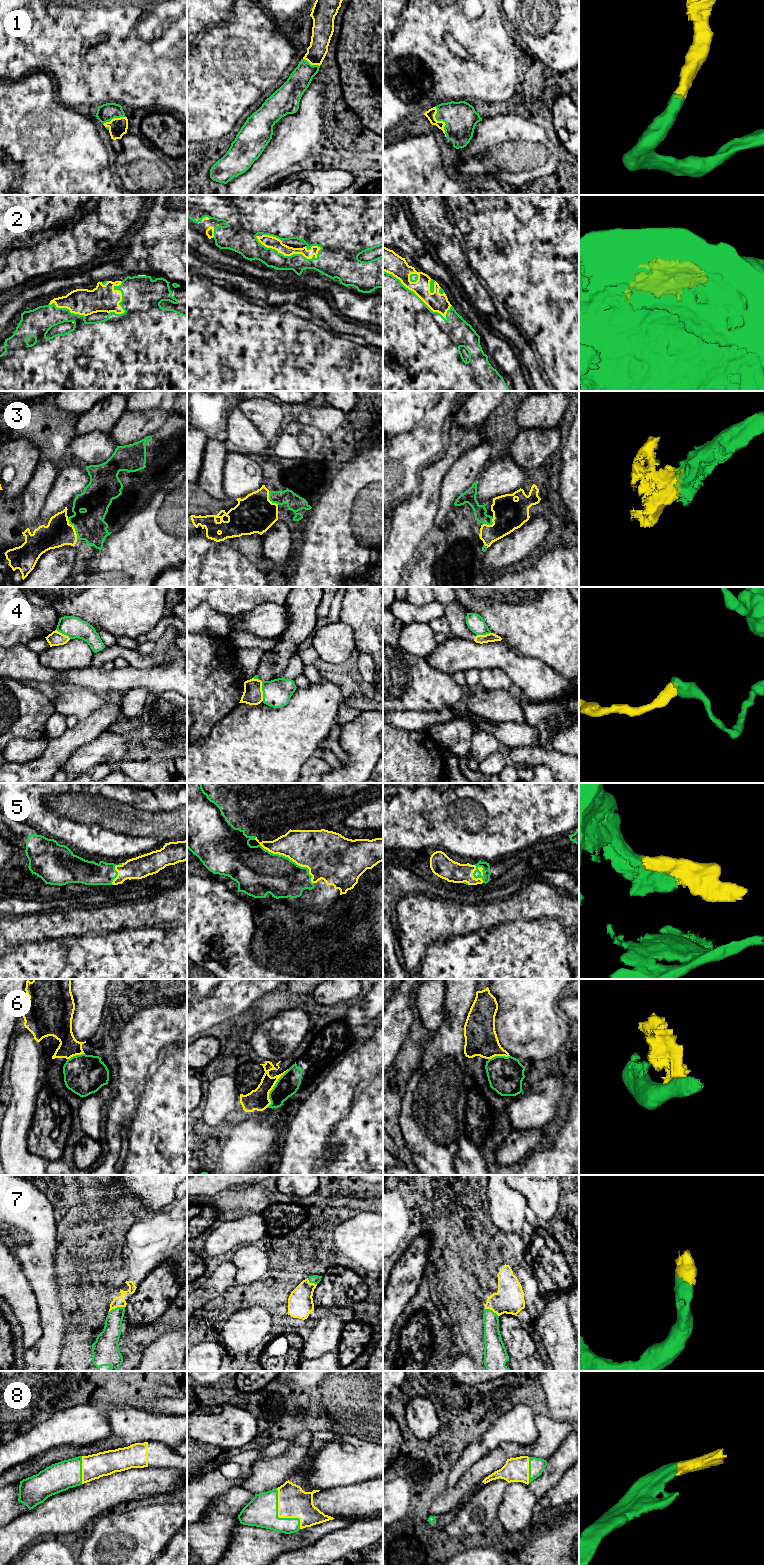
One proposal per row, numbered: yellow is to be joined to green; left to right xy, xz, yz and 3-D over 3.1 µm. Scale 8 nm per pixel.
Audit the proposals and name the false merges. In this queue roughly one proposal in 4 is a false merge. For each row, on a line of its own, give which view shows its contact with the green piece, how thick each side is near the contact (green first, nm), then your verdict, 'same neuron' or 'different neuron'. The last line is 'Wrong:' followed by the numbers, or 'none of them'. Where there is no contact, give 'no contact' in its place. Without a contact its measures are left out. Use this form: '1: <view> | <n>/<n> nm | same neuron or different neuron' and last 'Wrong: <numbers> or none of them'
1: yz | 260/80 nm | same neuron
2: xz | 240/100 nm | same neuron
3: xz | 130/320 nm | same neuron
4: xz | 220/160 nm | different neuron
5: xz | 340/340 nm | same neuron
6: xz | 180/170 nm | different neuron
7: xy | 160/80 nm | same neuron
8: xz | 260/240 nm | same neuron
Wrong: 4, 6

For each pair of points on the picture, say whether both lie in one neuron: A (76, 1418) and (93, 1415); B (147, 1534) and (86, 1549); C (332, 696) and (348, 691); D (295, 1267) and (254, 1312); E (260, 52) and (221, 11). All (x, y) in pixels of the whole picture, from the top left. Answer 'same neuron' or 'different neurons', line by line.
A: same neuron
B: same neuron
C: different neurons
D: different neurons
E: same neuron

